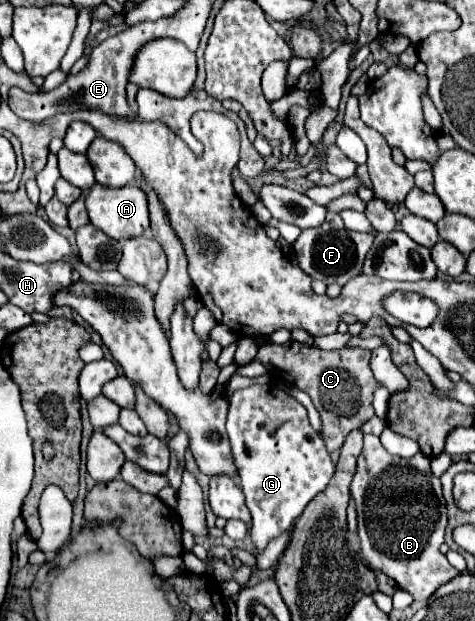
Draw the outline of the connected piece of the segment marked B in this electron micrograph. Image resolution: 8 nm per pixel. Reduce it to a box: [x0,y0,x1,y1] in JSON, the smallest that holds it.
[351,434,459,600]

